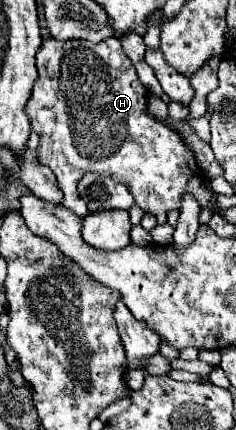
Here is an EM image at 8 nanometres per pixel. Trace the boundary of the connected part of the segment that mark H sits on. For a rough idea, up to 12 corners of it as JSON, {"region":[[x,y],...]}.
{"region":[[121,41],[37,53],[25,111],[63,207],[111,177],[159,225],[205,187]]}

